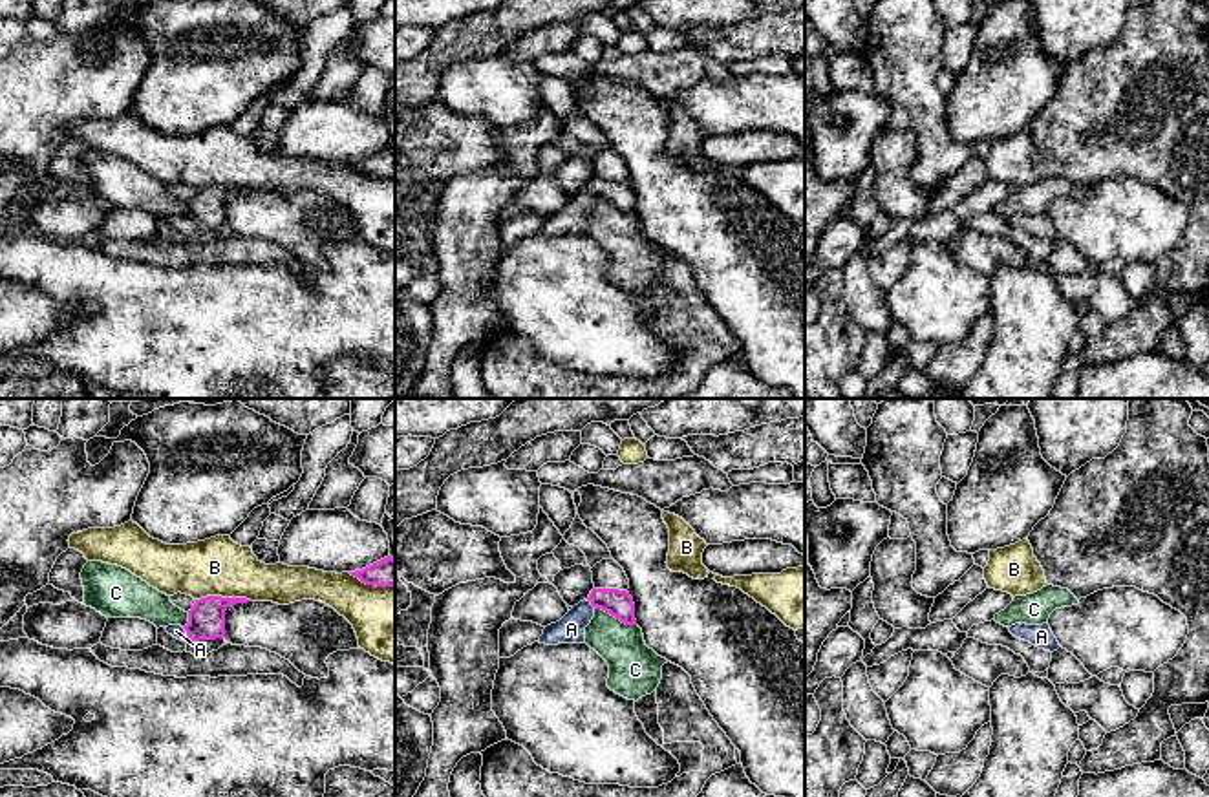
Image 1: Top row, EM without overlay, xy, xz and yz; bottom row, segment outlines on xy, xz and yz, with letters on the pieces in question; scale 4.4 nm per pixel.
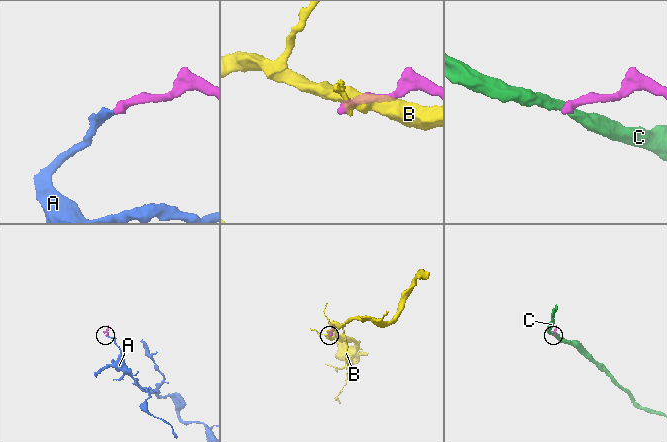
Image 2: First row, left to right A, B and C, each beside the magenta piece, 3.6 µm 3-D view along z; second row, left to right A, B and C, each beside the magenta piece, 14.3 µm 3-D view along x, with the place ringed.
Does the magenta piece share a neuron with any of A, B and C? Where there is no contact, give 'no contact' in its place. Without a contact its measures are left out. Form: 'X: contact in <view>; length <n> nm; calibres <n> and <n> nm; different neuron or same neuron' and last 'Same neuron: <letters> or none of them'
A: contact in xy; length 70 nm; calibres 160 and 60 nm; same neuron
B: contact in xy; length 240 nm; calibres 160 and 260 nm; different neuron
C: contact in xz; length 200 nm; calibres 120 and 240 nm; different neuron
Same neuron: A

